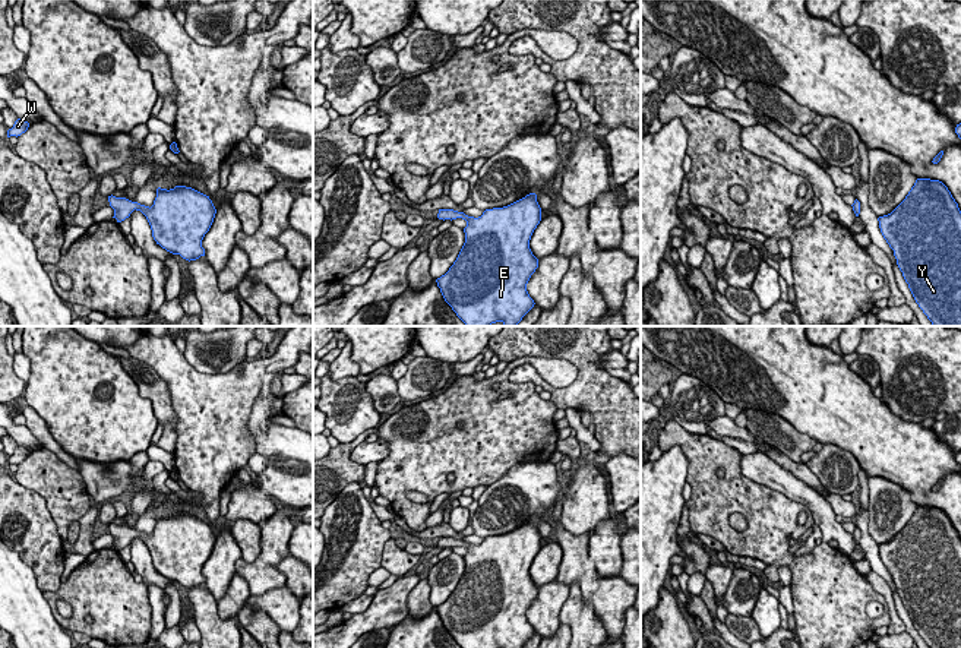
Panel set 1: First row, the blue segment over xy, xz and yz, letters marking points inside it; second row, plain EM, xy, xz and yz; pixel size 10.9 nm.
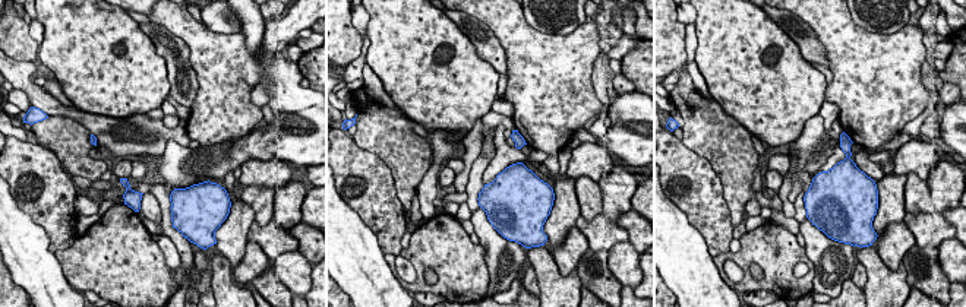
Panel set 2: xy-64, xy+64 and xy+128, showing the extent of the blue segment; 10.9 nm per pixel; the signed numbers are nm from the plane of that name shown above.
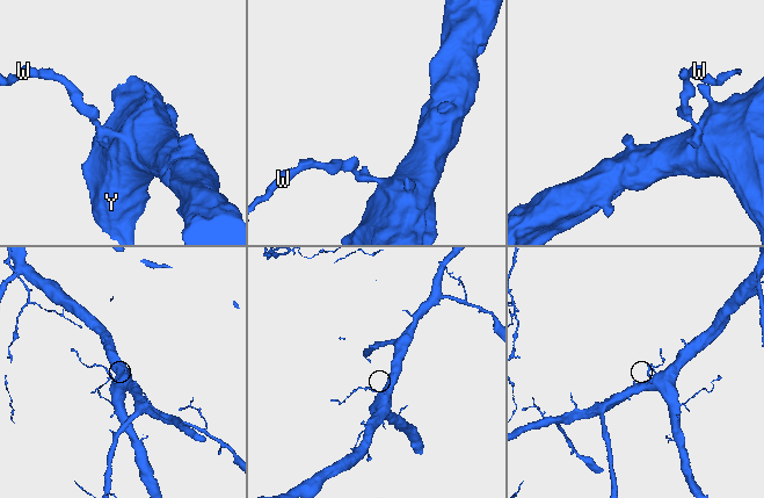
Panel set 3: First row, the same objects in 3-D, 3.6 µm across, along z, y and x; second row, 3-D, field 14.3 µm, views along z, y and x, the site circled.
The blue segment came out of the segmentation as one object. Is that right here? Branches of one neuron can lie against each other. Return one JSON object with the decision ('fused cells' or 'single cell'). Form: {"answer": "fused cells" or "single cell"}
{"answer": "single cell"}

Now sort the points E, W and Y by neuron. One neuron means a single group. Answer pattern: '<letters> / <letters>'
E W Y

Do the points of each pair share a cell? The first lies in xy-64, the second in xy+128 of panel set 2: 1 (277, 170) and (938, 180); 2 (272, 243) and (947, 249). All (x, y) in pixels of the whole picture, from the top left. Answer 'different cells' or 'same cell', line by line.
1: different cells
2: different cells

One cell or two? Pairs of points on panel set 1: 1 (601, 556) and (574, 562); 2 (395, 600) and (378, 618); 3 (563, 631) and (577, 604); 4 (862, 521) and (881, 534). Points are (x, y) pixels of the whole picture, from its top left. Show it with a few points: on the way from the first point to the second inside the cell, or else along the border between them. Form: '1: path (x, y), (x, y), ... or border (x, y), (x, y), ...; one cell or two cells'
1: border (588, 534), (588, 558), (598, 575); two cells
2: path (391, 604), (382, 613); one cell
3: border (560, 622), (572, 632); two cells
4: border (868, 511), (868, 533), (878, 544); two cells

